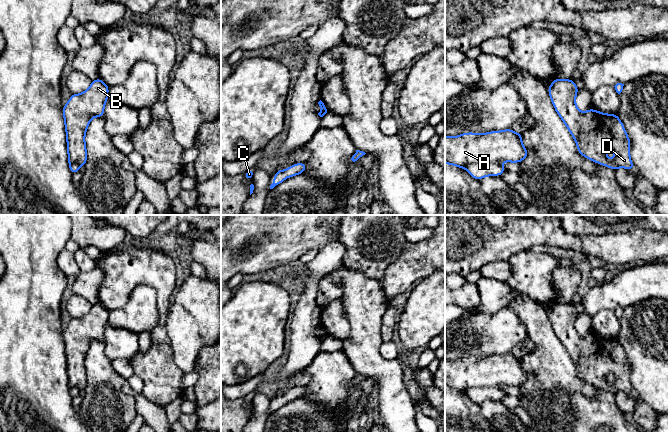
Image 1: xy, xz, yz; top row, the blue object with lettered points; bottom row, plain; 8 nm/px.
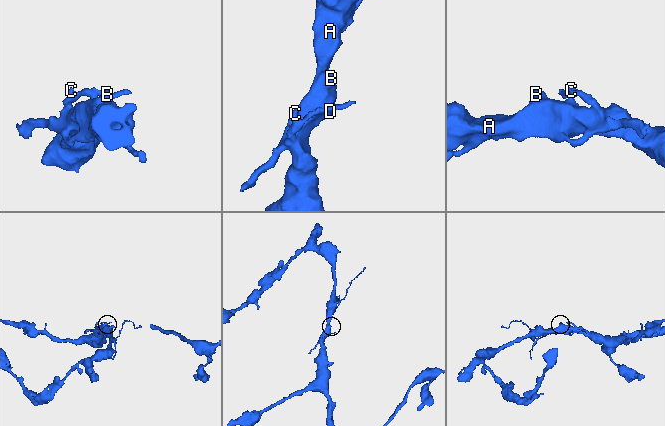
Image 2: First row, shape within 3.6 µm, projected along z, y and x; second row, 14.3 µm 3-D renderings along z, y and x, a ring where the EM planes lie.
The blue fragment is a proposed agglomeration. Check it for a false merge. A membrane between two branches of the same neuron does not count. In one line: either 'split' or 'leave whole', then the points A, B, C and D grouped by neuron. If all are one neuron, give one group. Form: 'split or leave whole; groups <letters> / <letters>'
leave whole; groups A B C D

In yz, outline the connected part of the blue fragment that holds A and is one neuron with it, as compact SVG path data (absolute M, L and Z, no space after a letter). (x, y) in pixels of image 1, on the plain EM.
M511 352L483 358L468 356L456 361L445 360L445 388L466 393L478 405L485 400L500 400L506 396L500 389L502 385L519 387L527 379L528 375L522 368L522 358Z

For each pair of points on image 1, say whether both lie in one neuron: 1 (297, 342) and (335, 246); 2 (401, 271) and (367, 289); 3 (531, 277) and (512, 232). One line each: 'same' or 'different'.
1: same
2: different
3: different

